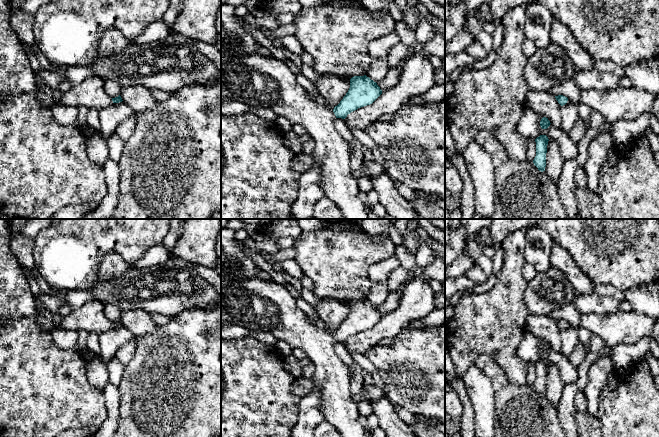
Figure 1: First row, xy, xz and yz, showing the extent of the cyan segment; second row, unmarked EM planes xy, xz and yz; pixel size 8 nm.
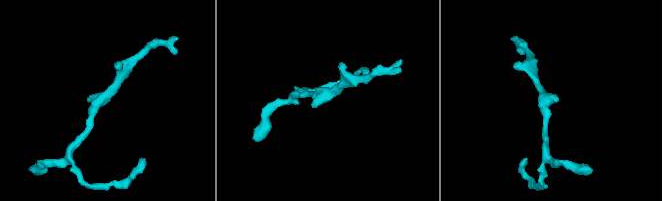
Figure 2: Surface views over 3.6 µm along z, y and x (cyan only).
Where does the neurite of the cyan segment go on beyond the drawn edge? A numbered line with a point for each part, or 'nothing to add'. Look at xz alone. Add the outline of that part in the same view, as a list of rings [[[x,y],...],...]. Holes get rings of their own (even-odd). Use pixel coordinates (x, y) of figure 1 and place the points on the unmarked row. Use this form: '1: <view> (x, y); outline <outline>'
1: xz (262, 305); outline [[[221,273],[221,320],[228,321],[250,330],[267,332],[278,341],[287,342],[293,349],[302,349],[307,358],[315,366],[315,374],[312,382],[314,388],[320,391],[319,409],[329,423],[331,423],[342,435],[342,437],[368,437],[365,429],[359,423],[359,412],[357,403],[353,401],[350,391],[350,374],[346,364],[337,356],[333,346],[336,342],[333,334],[326,329],[317,327],[308,316],[296,305],[295,298],[281,285],[272,280],[264,280],[259,277],[240,277]]]

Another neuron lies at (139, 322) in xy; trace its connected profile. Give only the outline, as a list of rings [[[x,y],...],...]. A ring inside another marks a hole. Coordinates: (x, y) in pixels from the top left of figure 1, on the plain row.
[[[133,309],[121,312],[120,320],[134,336],[143,336],[154,333],[158,326],[151,317],[151,313],[142,309]]]

